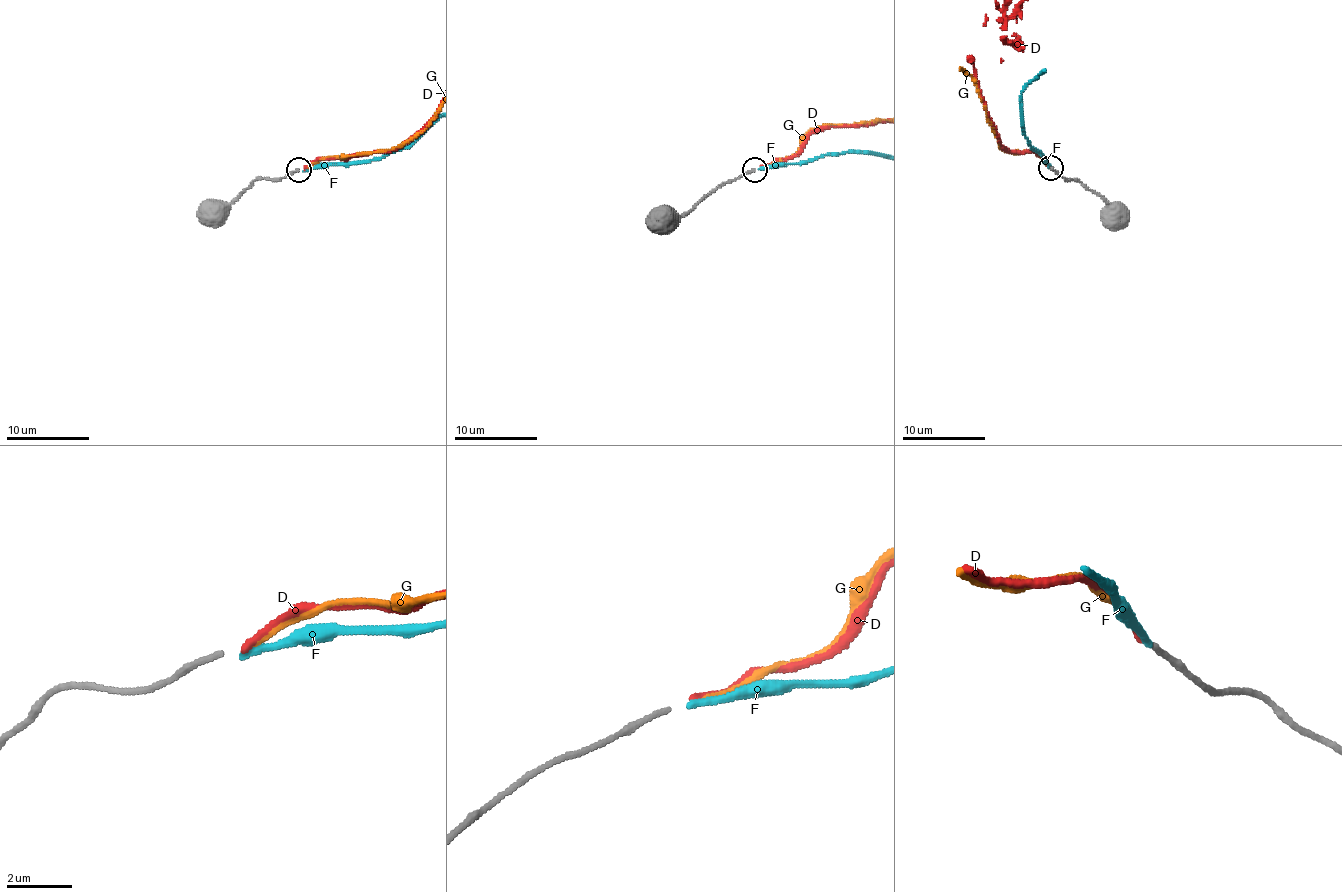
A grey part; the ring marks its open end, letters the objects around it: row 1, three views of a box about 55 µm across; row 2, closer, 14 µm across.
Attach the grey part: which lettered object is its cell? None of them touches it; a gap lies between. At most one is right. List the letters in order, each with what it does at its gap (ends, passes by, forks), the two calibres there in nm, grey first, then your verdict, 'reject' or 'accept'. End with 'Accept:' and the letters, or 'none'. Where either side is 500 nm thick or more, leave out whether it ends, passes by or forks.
D: it ends | 150/200 nm | reject
F: it ends | 150/240 nm | reject
G: it ends | 150/150 nm | accept
Accept: G

